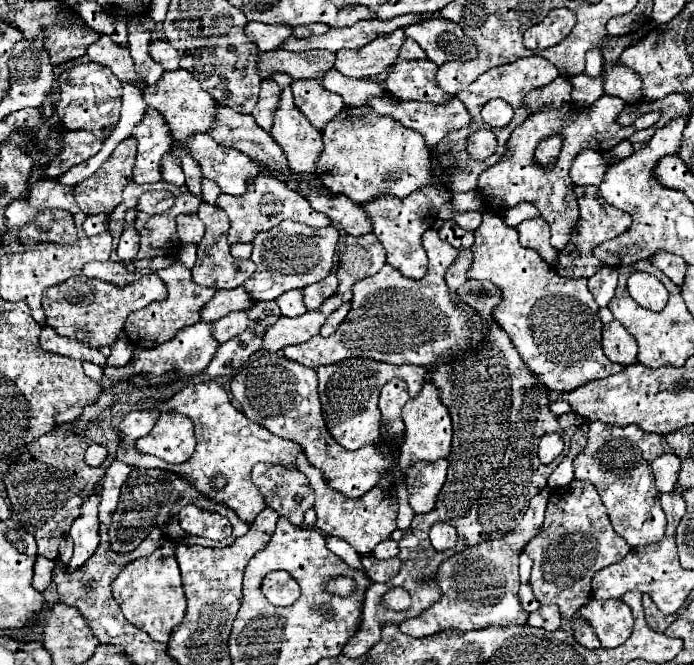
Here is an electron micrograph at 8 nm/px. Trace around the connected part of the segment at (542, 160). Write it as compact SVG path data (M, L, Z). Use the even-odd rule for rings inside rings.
M552 135L548 139L542 139L540 145L536 147L536 153L534 153L536 165L540 165L540 167L554 165L558 159L562 143L564 143L564 135Z

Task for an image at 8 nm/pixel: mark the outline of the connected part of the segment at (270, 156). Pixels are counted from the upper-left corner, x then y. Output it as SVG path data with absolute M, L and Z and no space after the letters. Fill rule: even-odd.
M216 107L216 121L208 129L208 135L224 145L246 153L260 163L280 169L282 173L290 171L286 157L280 151L280 145L272 139L272 135L256 125L252 115L242 115L232 111L230 107Z

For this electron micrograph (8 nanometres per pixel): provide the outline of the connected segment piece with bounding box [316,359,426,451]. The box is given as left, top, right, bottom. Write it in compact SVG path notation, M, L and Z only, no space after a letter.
M344 359L336 365L322 365L316 369L320 381L320 403L328 433L348 451L356 451L366 445L376 445L382 439L382 415L378 409L378 395L384 383L394 377L406 379L410 397L420 393L426 381L426 369L416 365L388 365L374 359Z

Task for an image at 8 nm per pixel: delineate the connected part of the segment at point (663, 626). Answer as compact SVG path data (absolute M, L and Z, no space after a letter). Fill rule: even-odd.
M642 595L642 603L644 603L644 613L646 613L646 621L654 631L666 631L668 625L676 619L676 615L664 615L658 611L658 607L652 603L652 599L648 595Z

